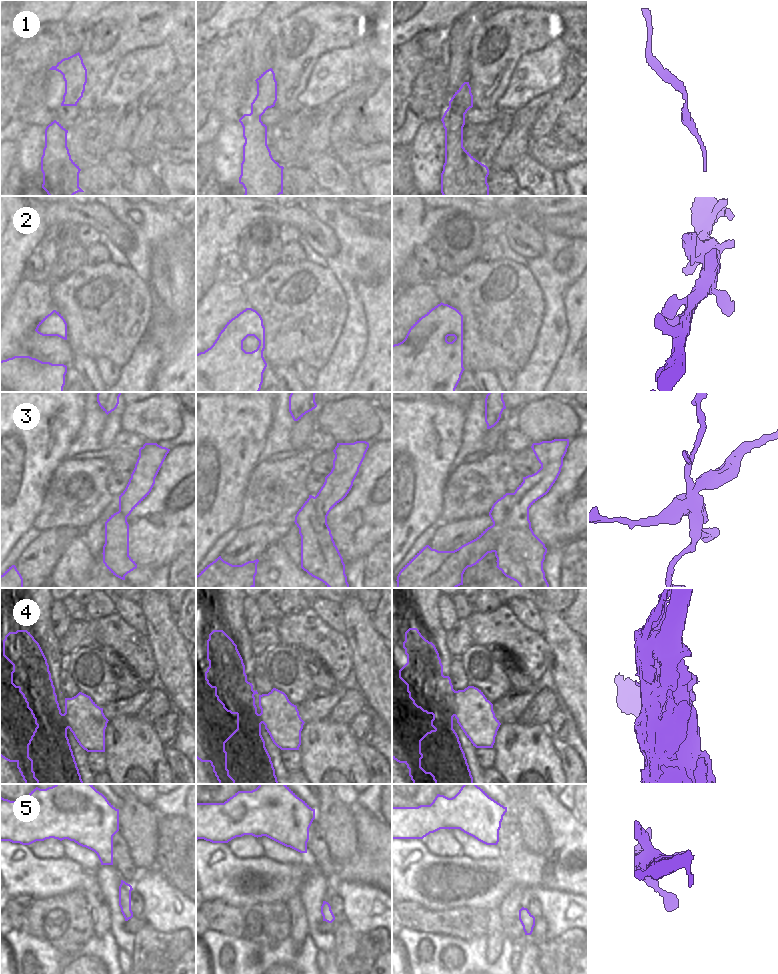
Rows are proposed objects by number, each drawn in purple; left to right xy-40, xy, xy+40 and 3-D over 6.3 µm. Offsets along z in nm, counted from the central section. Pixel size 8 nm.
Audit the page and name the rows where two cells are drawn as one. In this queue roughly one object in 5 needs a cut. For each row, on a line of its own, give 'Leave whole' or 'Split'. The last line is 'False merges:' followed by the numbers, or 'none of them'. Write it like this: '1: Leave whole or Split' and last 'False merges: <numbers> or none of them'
1: Leave whole
2: Leave whole
3: Split
4: Leave whole
5: Leave whole
False merges: 3.

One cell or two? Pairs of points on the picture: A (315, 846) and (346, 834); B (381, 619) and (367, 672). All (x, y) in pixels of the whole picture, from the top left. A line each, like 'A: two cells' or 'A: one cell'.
A: two cells
B: two cells

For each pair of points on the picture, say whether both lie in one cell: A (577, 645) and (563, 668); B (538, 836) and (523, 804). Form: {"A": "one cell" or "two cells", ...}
{"A": "one cell", "B": "one cell"}

